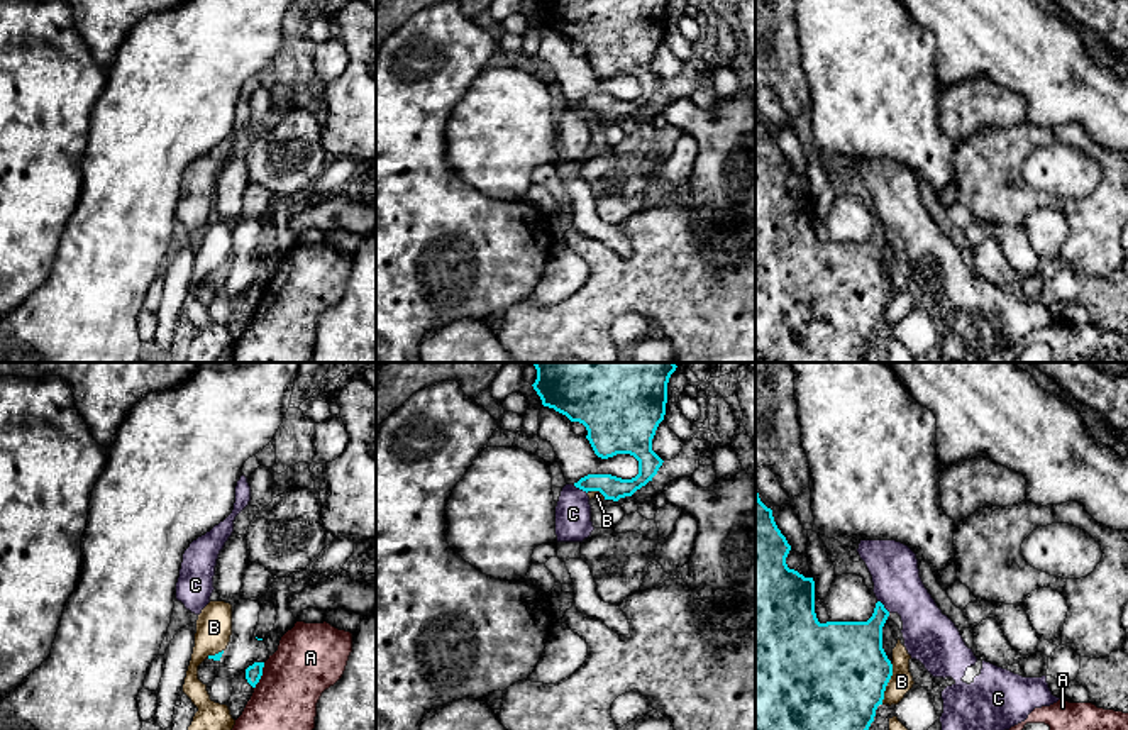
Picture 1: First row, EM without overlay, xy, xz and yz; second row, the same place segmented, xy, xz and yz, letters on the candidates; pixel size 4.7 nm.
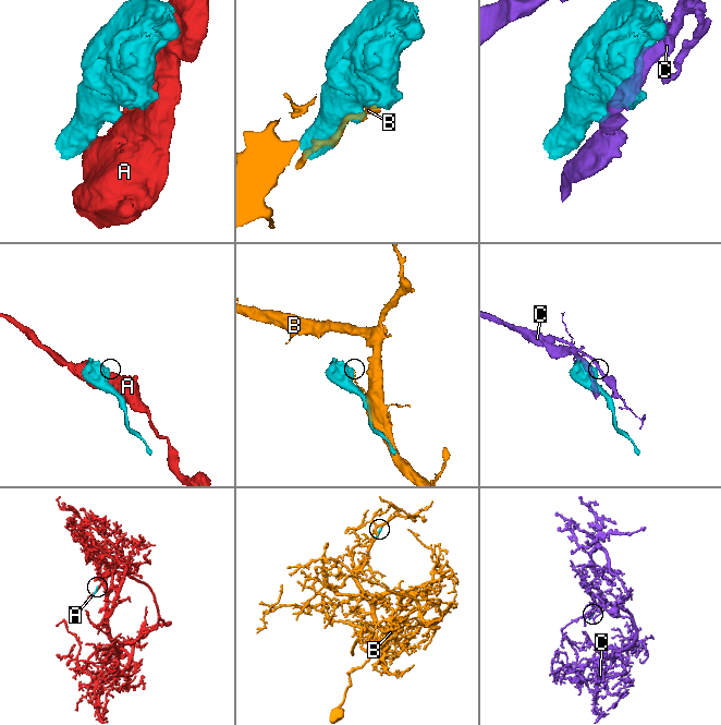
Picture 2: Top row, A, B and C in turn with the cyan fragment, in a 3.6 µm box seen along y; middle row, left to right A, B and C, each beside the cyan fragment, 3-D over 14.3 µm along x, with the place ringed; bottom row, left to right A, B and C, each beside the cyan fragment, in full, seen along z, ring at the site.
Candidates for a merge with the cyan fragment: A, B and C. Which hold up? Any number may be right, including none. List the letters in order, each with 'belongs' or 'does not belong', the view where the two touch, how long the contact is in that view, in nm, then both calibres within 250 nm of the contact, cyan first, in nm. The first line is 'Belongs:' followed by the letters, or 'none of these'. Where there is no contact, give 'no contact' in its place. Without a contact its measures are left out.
Belongs: none of these
A: does not belong; meets cyan in xy; contact 140 nm long; 80 nm thick on the cyan side, 340 nm on the other
B: does not belong; meets cyan in yz; contact 200 nm long; 480 nm thick on the cyan side, 110 nm on the other
C: does not belong; meets cyan in xz; contact 80 nm long; 140 nm thick on the cyan side, 180 nm on the other

